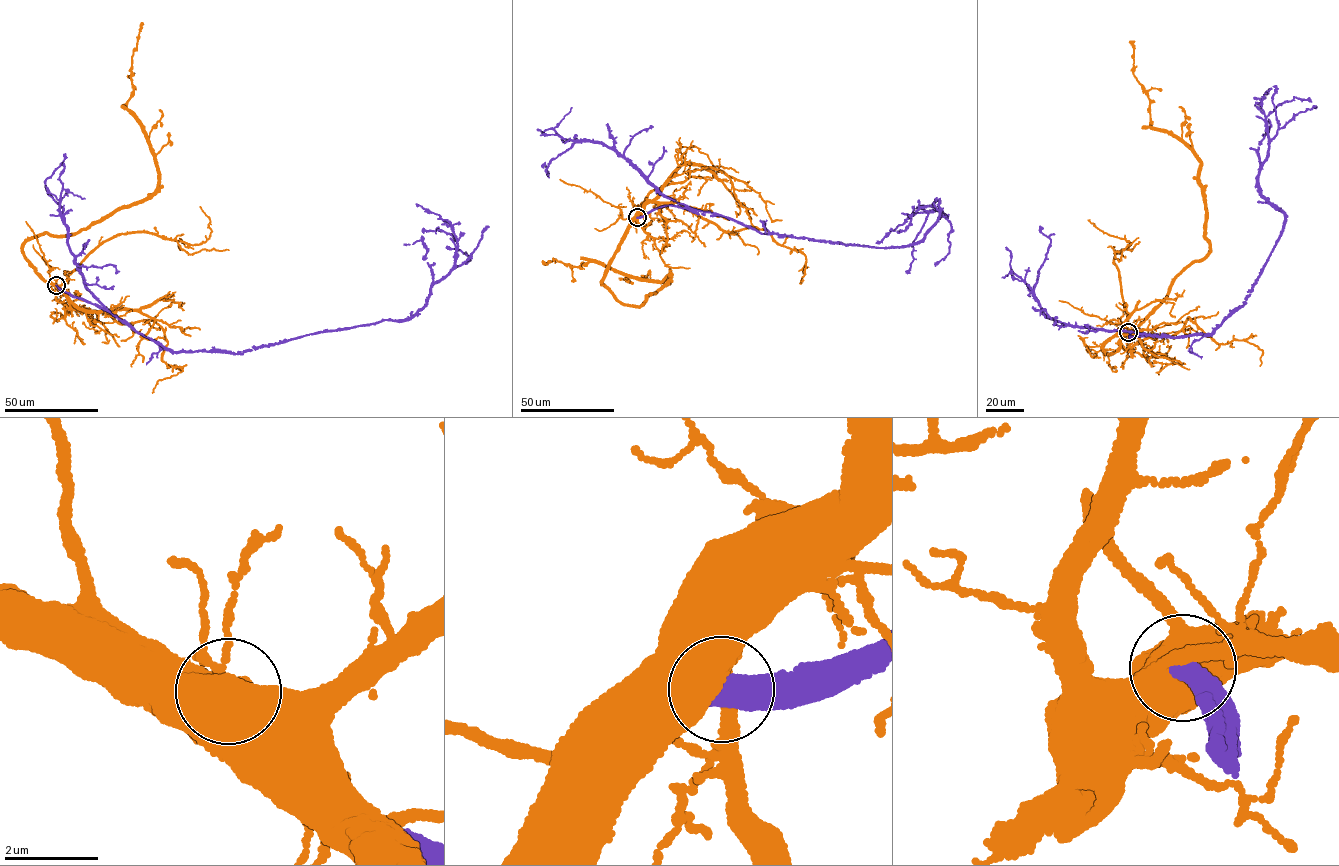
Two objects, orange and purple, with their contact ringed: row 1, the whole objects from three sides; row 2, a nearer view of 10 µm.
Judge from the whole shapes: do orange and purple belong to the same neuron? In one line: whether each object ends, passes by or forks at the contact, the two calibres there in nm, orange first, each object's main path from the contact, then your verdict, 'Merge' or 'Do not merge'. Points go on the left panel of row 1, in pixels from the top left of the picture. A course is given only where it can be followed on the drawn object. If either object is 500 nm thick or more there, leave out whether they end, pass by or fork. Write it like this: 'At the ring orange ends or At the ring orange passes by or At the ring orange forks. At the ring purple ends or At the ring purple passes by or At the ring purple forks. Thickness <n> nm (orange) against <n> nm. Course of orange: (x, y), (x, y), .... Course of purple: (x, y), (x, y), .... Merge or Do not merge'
Thickness 380 nm (orange) against 550 nm. Course of orange: (56, 285), (36, 271), (24, 244), (46, 233), (71, 236), (158, 187), (142, 125), (126, 107), (141, 22). Course of purple: (56, 285), (170, 350), (242, 353), (415, 314), (451, 268), (457, 247), (437, 228), (421, 230). Do not merge

